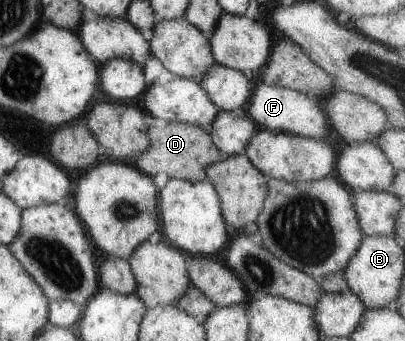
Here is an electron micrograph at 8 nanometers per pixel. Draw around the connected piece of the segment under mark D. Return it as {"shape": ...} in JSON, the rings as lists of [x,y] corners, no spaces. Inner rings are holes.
{"shape":[[[156,119],[151,126],[148,126],[147,136],[151,145],[149,150],[140,154],[132,164],[139,172],[150,178],[163,173],[169,178],[192,183],[203,182],[206,179],[206,166],[210,167],[212,164],[225,160],[225,157],[213,144],[208,129],[202,127]]]}

